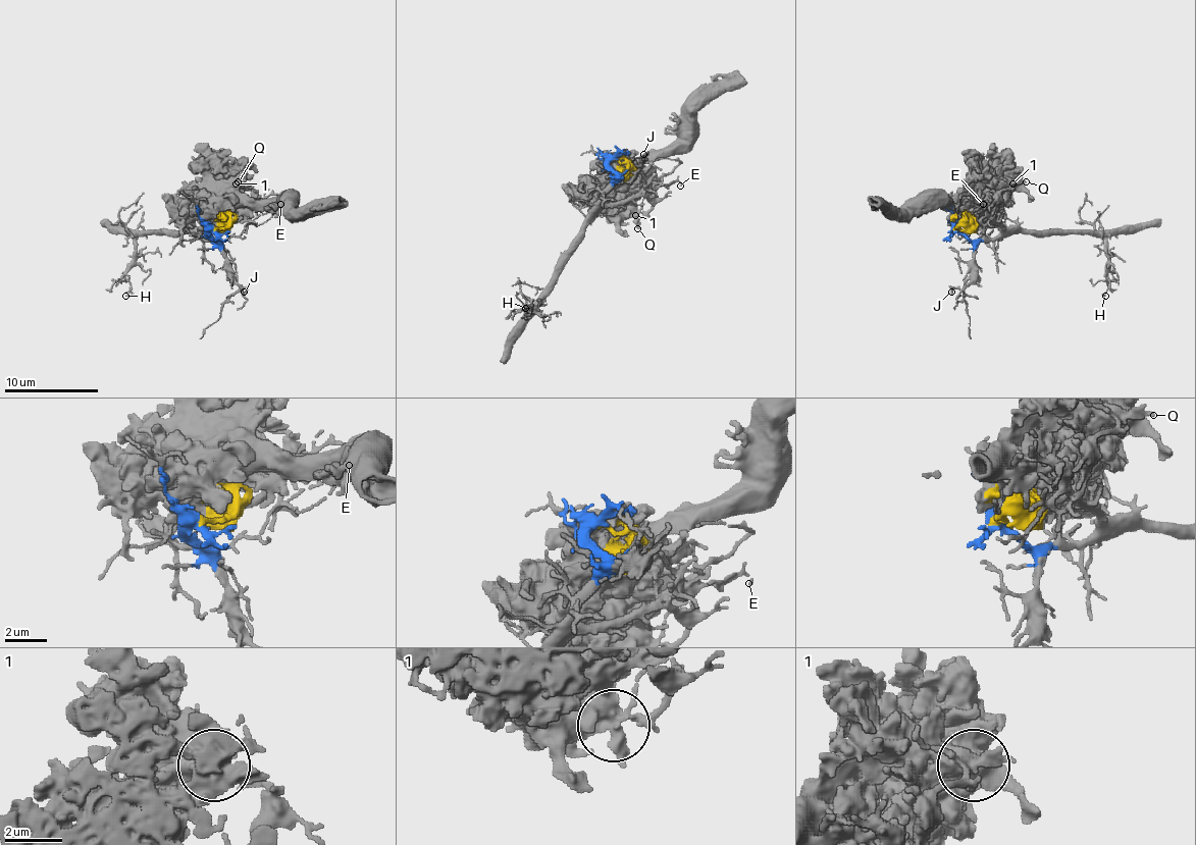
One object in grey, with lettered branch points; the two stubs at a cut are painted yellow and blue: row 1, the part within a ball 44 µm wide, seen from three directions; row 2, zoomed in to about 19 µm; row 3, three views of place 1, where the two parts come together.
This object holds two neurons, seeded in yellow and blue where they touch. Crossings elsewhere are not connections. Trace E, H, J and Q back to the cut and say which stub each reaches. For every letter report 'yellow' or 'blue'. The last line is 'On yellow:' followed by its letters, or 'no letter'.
E: blue
H: blue
J: blue
Q: yellow
On yellow: Q

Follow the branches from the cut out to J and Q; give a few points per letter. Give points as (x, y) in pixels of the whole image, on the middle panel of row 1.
J: (613, 159), (608, 163), (620, 175), (627, 175), (638, 168), (643, 154)
Q: (613, 159), (627, 166), (627, 201), (636, 215), (638, 229)

